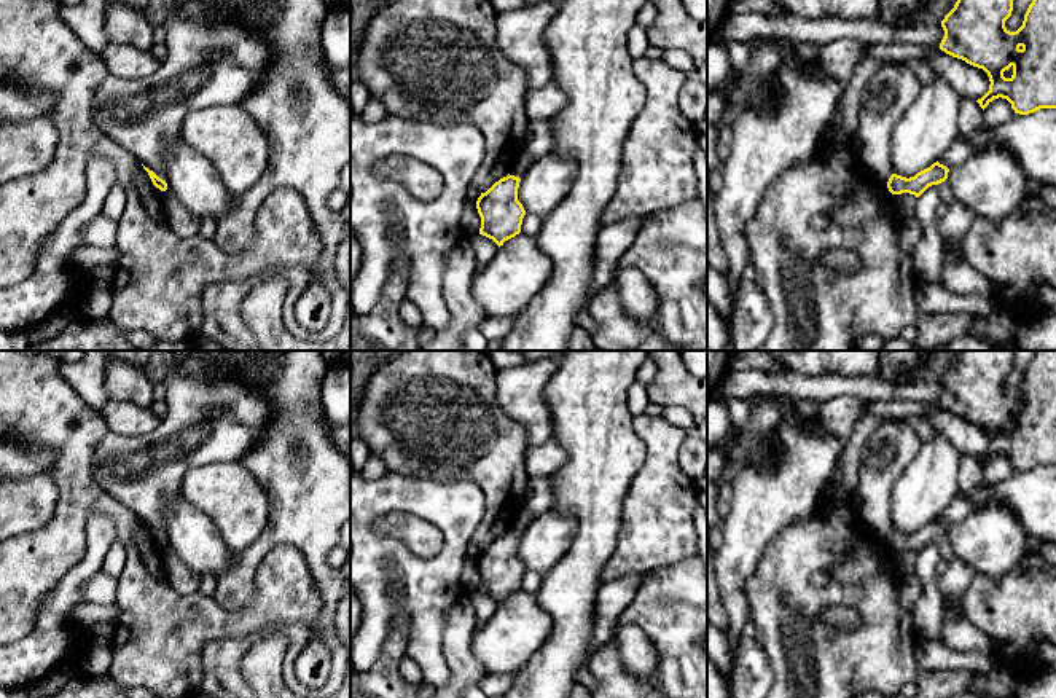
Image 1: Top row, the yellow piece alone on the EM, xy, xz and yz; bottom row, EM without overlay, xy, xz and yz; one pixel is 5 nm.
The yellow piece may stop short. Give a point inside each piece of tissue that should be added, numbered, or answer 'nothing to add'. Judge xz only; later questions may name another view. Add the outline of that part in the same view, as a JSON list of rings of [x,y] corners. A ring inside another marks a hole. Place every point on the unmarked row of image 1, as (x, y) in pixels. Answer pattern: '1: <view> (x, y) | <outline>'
nothing to add

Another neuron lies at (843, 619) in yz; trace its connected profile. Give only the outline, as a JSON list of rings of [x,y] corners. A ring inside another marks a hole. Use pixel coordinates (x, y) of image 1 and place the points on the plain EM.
[[[825,607],[820,618],[841,633],[851,633],[857,623],[857,614],[849,607]]]

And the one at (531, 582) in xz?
[[[526,571],[521,582],[521,590],[537,594],[542,586],[543,575],[534,571]]]

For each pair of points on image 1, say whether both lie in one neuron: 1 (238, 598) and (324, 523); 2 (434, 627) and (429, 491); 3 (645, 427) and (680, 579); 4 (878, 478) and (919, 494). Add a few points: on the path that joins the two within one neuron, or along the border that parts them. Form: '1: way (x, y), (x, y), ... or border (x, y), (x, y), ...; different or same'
1: way (244, 569), (277, 531), (295, 523); same
2: way (427, 593), (453, 556), (453, 525); same
3: border (690, 556), (652, 571); different
4: border (916, 454), (894, 486), (891, 521); different

